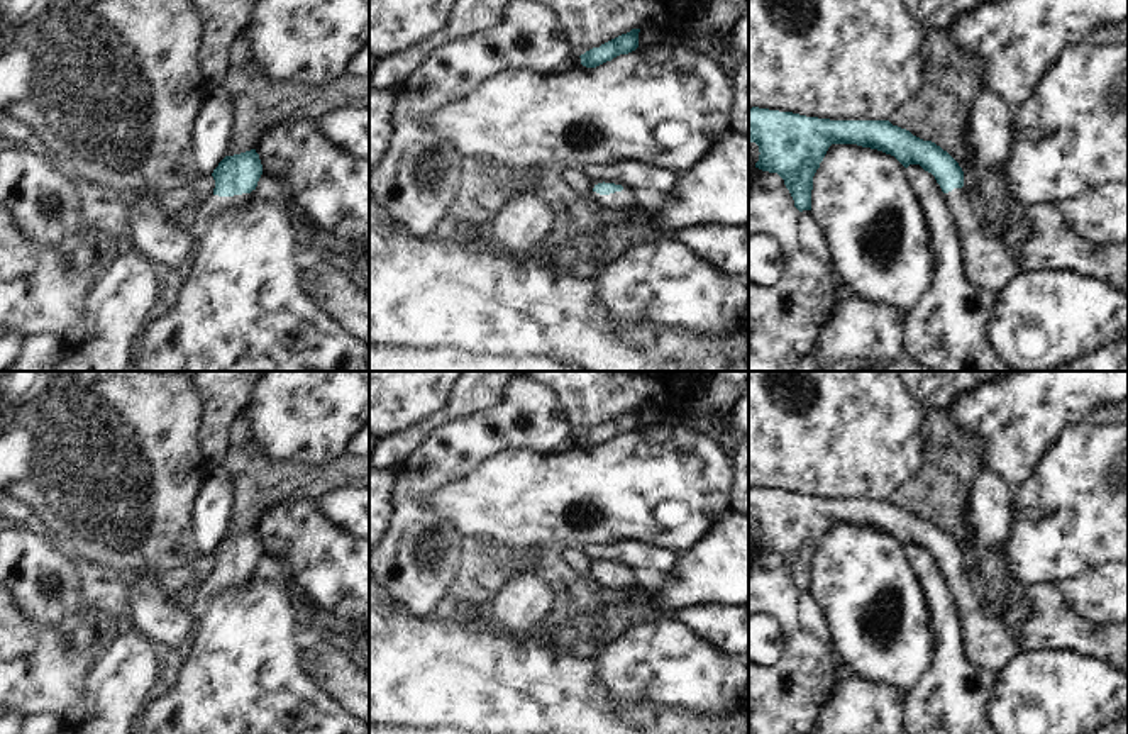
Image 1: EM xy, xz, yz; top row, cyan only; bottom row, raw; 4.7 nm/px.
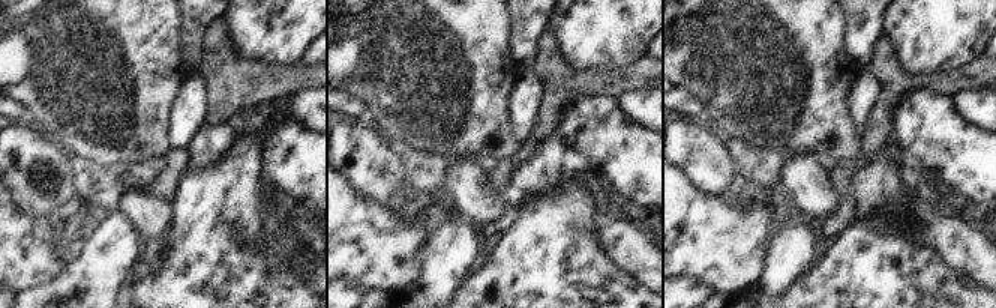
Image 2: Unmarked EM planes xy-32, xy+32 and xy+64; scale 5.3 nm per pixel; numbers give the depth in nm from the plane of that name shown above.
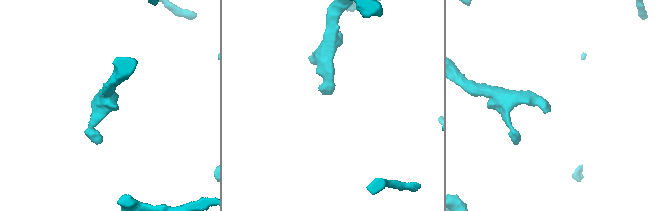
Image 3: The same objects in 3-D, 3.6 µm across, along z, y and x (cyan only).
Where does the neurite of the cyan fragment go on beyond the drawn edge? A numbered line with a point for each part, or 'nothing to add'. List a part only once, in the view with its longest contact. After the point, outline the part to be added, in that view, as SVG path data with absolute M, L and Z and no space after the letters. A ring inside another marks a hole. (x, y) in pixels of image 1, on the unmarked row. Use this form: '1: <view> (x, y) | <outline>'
1: xy (214, 583) | M212 573L198 588L198 595L193 603L193 615L198 612L198 609L210 595L230 590L234 587L244 587L247 580L249 573L234 575L234 576L218 576Z

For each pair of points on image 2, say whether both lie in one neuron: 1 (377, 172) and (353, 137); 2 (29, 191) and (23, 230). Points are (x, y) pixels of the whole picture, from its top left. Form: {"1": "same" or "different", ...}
{"1": "same", "2": "different"}

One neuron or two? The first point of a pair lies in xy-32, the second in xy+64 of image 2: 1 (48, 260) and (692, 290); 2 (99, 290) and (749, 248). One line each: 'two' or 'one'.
1: two
2: two

